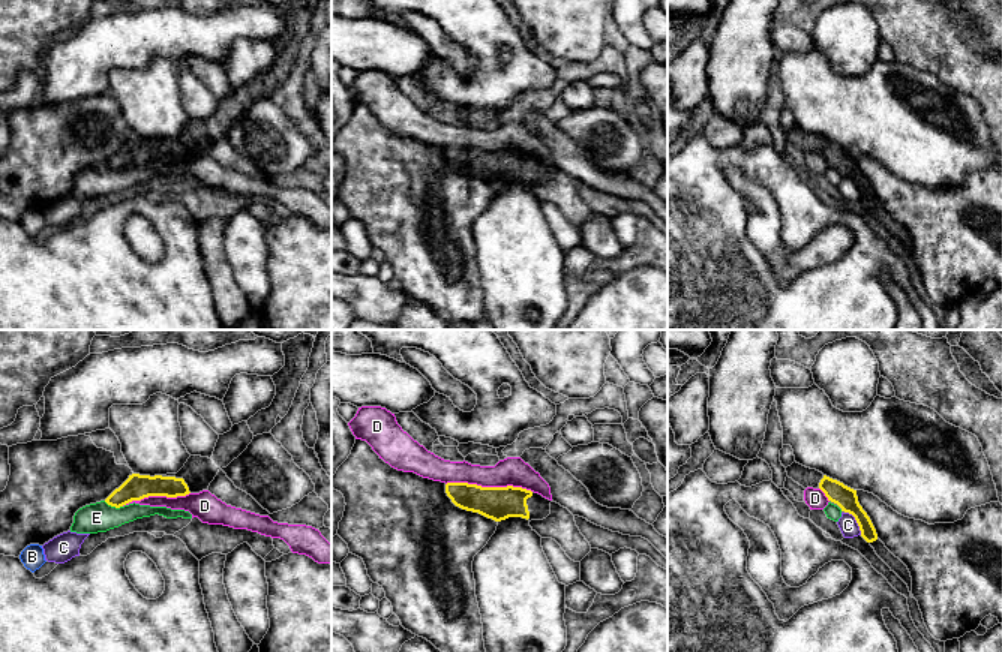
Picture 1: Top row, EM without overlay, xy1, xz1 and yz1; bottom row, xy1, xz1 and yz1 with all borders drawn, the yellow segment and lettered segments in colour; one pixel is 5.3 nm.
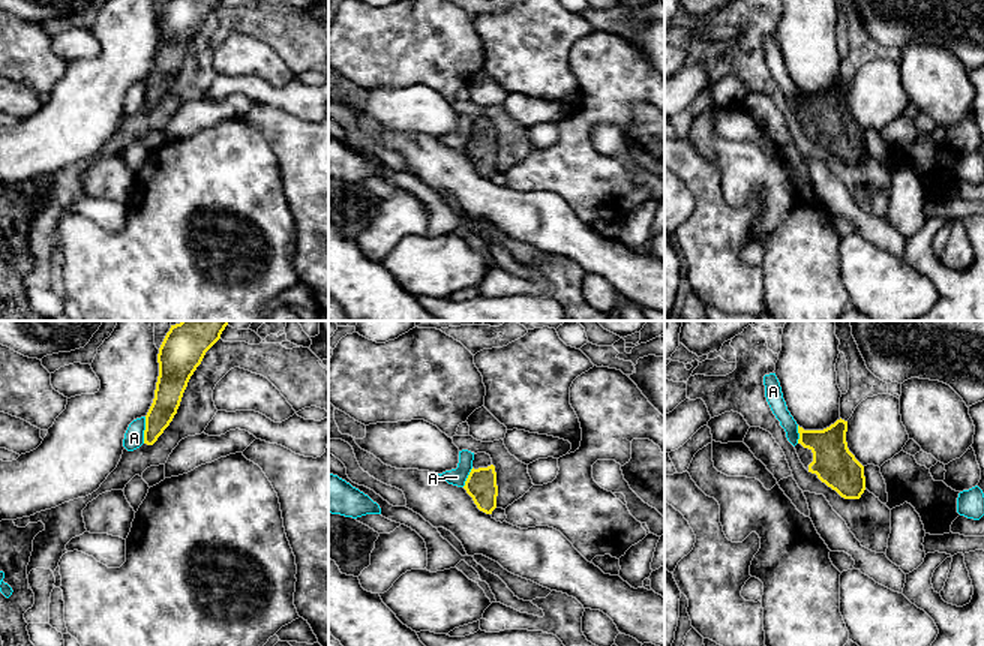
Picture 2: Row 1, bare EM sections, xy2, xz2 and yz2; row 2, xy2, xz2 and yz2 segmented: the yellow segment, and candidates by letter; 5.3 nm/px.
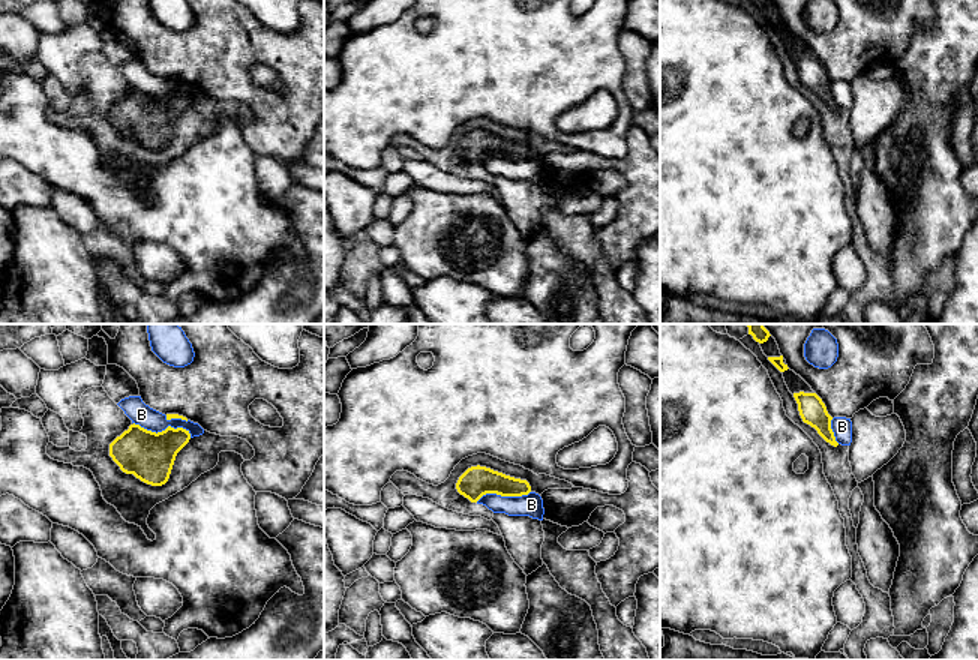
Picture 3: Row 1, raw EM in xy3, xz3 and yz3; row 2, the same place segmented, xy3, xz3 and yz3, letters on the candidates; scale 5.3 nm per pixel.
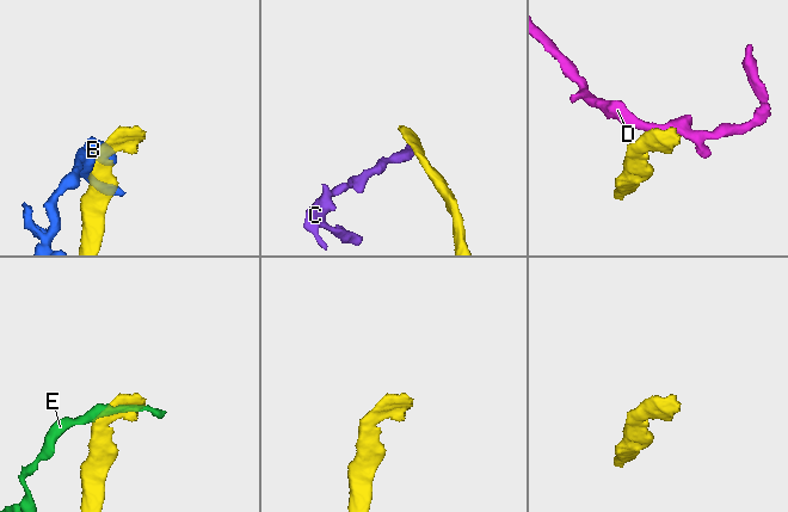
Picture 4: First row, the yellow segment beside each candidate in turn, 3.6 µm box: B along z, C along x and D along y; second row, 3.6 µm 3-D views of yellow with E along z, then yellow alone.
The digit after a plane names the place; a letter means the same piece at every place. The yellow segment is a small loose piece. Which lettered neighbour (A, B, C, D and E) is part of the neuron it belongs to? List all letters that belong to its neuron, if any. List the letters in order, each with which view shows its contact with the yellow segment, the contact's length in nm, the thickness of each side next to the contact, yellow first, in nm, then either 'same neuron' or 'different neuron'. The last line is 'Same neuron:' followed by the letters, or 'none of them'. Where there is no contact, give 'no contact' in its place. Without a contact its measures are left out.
A: xy2 | 140 nm | 150/110 nm | different neuron
B: xy3 | 320 nm | 260/120 nm | different neuron
C: yz1 | 160 nm | 120/100 nm | different neuron
D: xz1 | 460 nm | 180/160 nm | different neuron
E: xy1 | 110 nm | 140/160 nm | different neuron
Same neuron: none of them

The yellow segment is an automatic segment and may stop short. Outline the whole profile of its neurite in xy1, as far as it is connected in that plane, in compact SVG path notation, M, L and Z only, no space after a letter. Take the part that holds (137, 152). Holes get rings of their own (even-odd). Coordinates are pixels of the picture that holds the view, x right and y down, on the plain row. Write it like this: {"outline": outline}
{"outline": "M297 0L282 7L285 30L272 40L276 49L272 69L258 75L248 85L234 88L230 96L219 99L210 123L190 120L177 138L154 141L132 138L105 166L120 172L148 160L177 162L207 154L218 136L237 123L256 99L268 97L276 90L276 82L284 82L288 78L300 45L309 31L314 6L314 0Z"}

